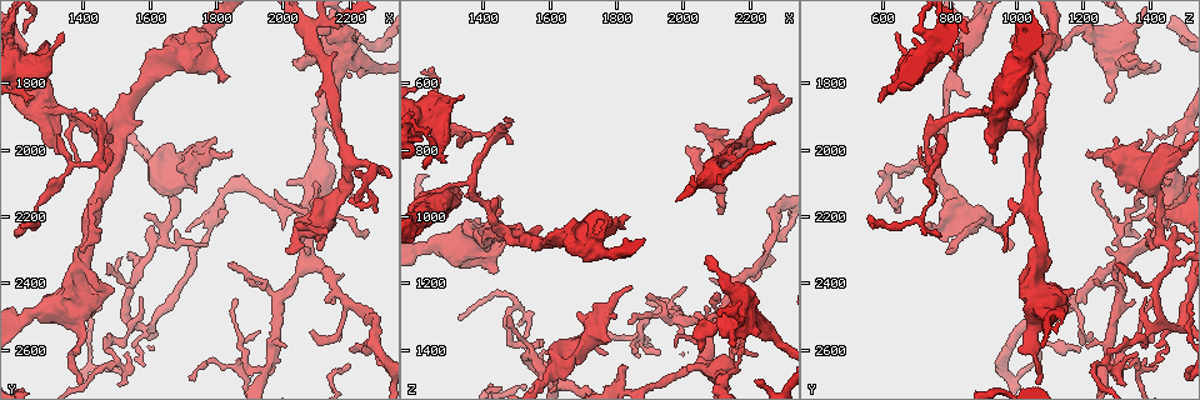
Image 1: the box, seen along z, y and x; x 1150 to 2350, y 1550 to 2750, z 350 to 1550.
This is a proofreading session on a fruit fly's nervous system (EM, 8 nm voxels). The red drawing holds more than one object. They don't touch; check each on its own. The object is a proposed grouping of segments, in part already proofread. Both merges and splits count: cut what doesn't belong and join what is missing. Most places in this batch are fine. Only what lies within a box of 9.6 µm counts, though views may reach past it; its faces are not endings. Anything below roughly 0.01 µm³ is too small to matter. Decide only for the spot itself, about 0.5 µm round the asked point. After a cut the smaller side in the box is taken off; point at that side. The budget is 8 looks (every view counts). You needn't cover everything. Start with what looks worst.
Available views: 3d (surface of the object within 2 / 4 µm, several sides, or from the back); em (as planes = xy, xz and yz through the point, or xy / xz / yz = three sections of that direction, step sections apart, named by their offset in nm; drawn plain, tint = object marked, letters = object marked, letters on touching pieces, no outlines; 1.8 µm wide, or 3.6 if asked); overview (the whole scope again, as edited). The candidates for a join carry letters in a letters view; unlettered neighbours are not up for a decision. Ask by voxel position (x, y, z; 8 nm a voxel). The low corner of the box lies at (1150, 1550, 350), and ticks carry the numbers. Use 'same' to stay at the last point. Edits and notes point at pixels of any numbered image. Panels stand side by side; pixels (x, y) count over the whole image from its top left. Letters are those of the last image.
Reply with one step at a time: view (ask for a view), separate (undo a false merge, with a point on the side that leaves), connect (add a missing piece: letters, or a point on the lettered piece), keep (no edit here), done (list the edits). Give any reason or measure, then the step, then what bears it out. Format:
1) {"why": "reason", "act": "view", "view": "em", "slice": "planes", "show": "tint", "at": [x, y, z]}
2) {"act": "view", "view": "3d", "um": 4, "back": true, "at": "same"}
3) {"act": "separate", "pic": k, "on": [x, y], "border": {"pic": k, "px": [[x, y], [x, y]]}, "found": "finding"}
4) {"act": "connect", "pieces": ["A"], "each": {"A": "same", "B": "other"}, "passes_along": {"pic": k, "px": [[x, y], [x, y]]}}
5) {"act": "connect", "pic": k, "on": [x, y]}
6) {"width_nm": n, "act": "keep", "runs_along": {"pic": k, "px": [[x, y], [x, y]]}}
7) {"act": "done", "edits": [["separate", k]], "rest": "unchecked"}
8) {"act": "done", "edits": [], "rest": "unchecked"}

{"why": "four-way junction", "act": "view", "view": "3d", "um": 4, "at": [2080, 1630, 860]}

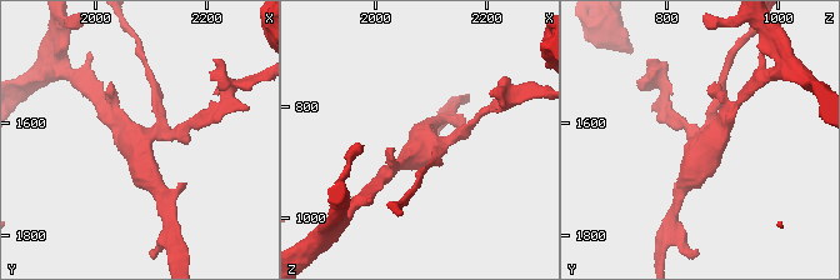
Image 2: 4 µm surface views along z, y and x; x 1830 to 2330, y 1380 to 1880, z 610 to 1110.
{"why": "shape alone is not enough", "act": "view", "view": "em", "slice": "planes", "show": "letters", "at": [2075, 1640, 865]}

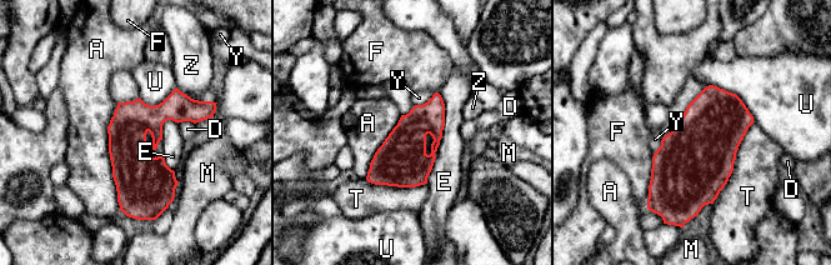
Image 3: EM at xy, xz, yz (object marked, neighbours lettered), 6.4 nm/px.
{"longest_contact_nm": ["A", 700], "act": "keep", "each": {"A": "other", "D": "other", "E": "other", "F": "other", "M": "other", "T": "other", "U": "other", "Y": "other", "Z": "other"}, "border": {"pic": 3, "px": [[116, 103], [108, 153], [120, 210]]}, "found": "one cell here"}

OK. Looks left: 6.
{"why": "looks like a crossing", "act": "view", "view": "3d", "um": 4, "at": [2090, 2140, 1450]}

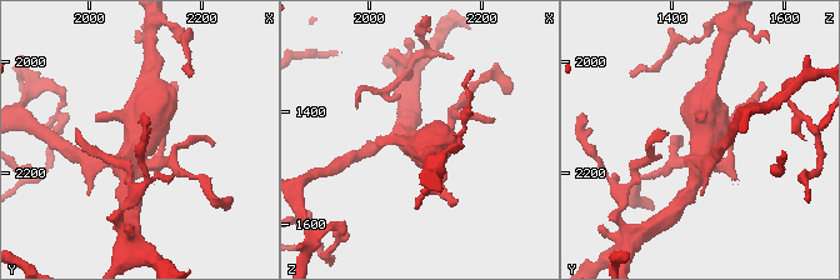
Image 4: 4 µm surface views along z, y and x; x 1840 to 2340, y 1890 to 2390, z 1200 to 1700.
{"why": "need the tissue", "act": "view", "view": "em", "um": 3.6, "slice": "planes", "show": "letters", "at": [2095, 2145, 1455]}

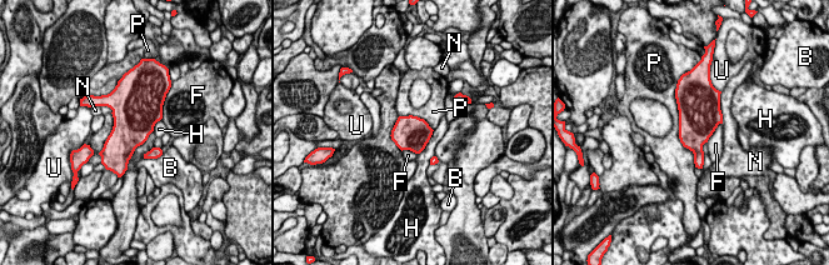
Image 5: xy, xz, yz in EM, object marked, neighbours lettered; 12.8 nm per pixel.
{"act": "keep", "each": {"B": "other", "F": "other", "H": "other", "N": "other", "P": "other", "U": "other"}, "border": {"pic": 5, "px": [[674, 91], [678, 138], [695, 166]]}, "found": "one cell here"}

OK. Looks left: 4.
{"why": "tapers out", "act": "view", "view": "em", "slice": "planes", "show": "tint", "at": [2010, 2310, 800]}

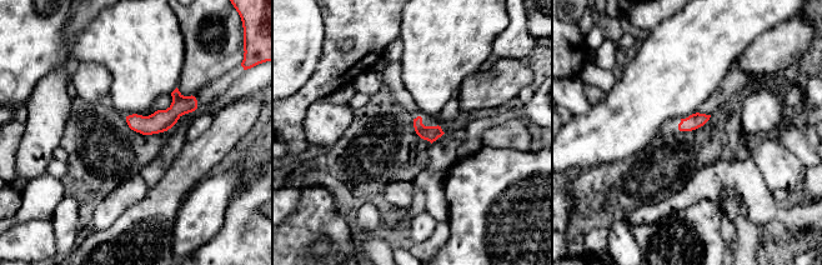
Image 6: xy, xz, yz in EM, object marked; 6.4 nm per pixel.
{"act": "view", "view": "em", "slice": "planes", "show": "letters", "at": "same"}

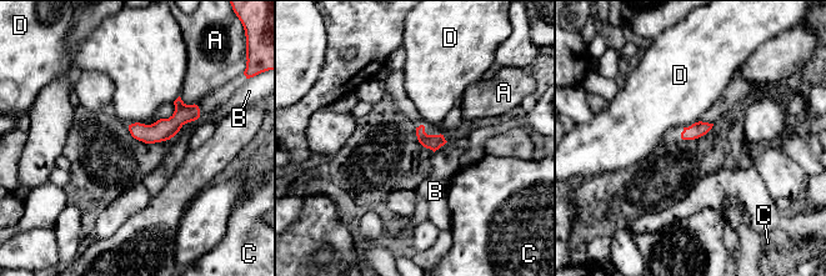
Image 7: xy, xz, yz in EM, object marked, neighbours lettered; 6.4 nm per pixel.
{"act": "keep", "each": {"A": "other", "B": "other", "C": "other", "D": "other"}, "border": {"pic": 7, "px": [[160, 119], [150, 124], [129, 125]]}, "found": "no lettered piece goes on from it"}

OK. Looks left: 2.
{"act": "done", "edits": [], "rest": "unchecked"}

